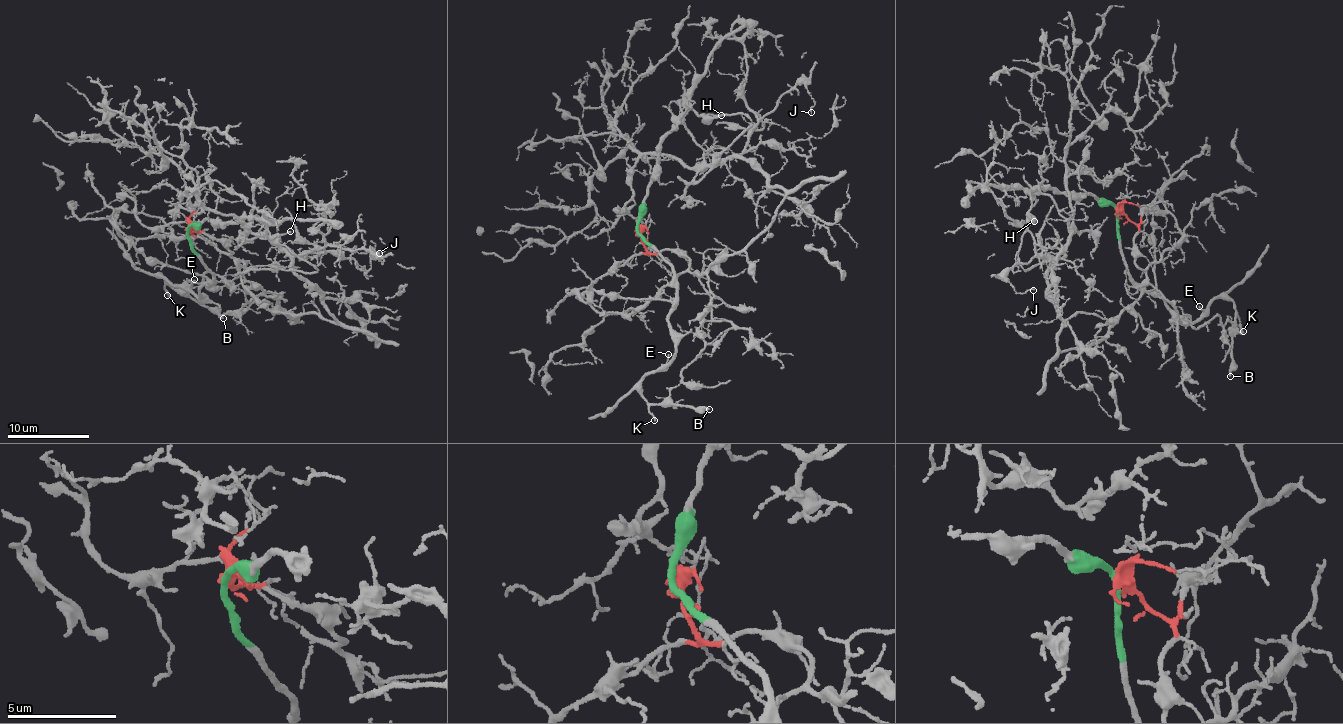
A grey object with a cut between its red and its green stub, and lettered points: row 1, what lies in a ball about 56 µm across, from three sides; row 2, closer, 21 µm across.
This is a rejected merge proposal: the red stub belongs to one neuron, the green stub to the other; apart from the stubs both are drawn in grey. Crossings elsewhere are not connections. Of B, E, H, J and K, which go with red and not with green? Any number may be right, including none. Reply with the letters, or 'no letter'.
J

